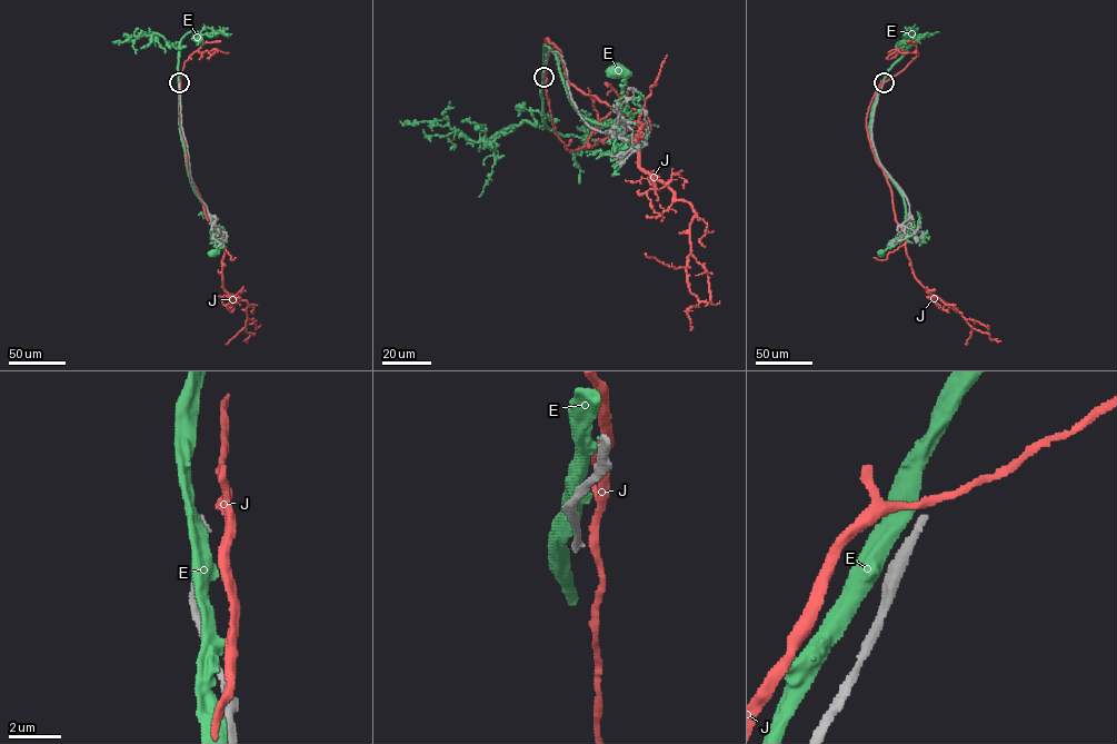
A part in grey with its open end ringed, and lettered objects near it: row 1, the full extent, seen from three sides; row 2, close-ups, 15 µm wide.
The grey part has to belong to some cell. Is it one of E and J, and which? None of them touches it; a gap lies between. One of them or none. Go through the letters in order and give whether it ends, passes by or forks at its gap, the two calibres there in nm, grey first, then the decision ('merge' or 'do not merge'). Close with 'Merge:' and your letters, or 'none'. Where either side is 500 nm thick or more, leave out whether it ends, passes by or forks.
E: it passes by; 280 nm thick on the grey side, 440 nm on the other; do not merge
J: it passes by; 280 nm thick on the grey side, 280 nm on the other; do not merge
Merge: none

